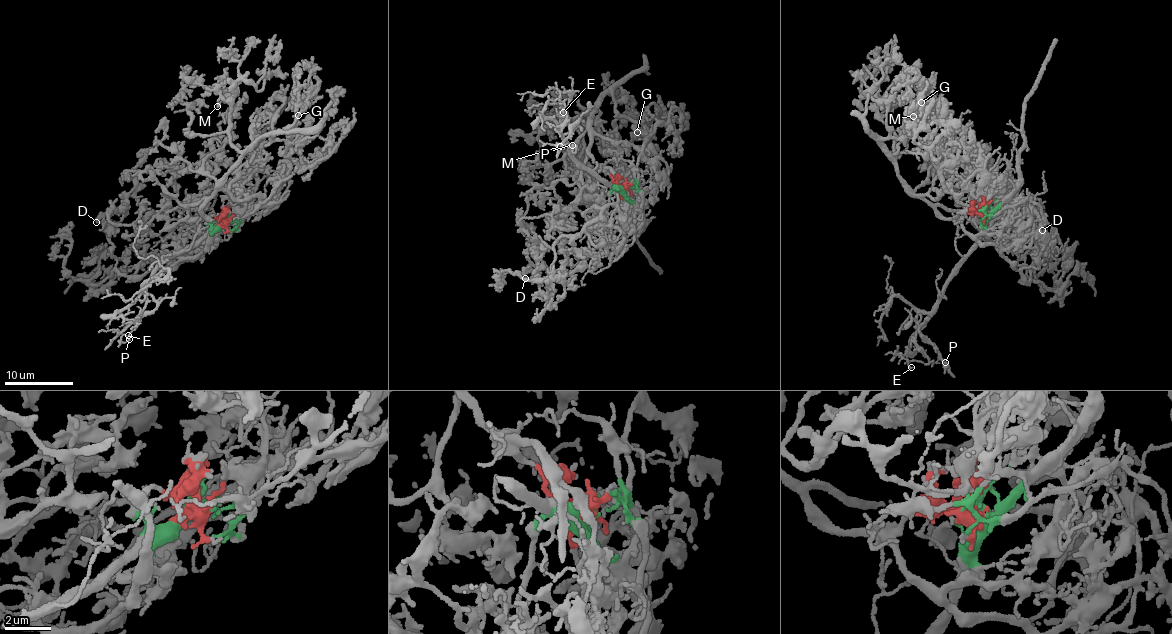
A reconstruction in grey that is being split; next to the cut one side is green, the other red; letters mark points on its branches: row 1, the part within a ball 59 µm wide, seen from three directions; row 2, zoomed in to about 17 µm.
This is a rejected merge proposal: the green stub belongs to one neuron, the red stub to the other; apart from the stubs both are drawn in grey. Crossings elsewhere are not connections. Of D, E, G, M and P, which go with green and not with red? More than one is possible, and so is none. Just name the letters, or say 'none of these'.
E, P

